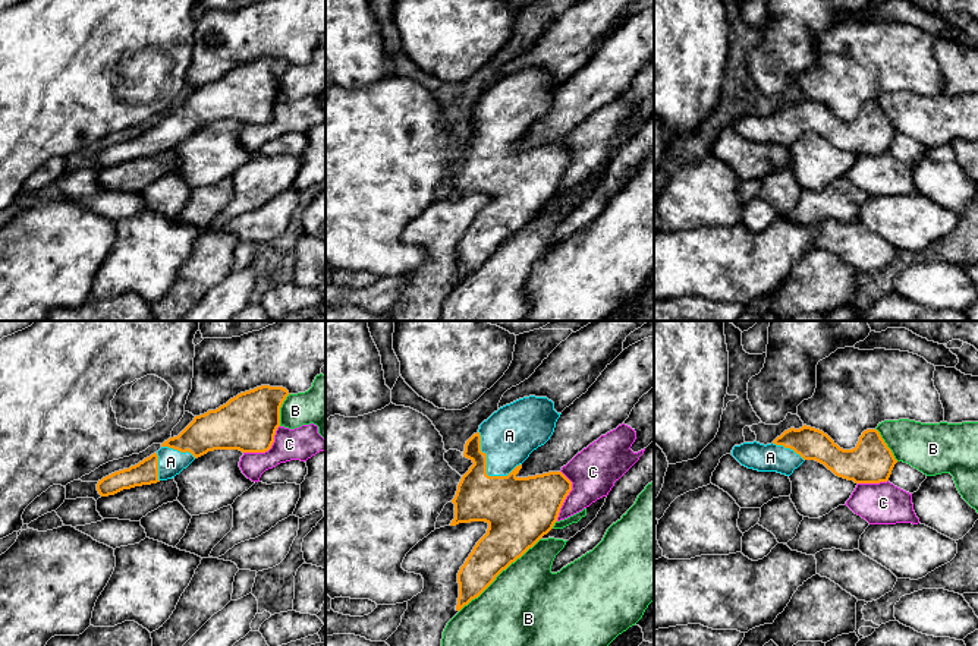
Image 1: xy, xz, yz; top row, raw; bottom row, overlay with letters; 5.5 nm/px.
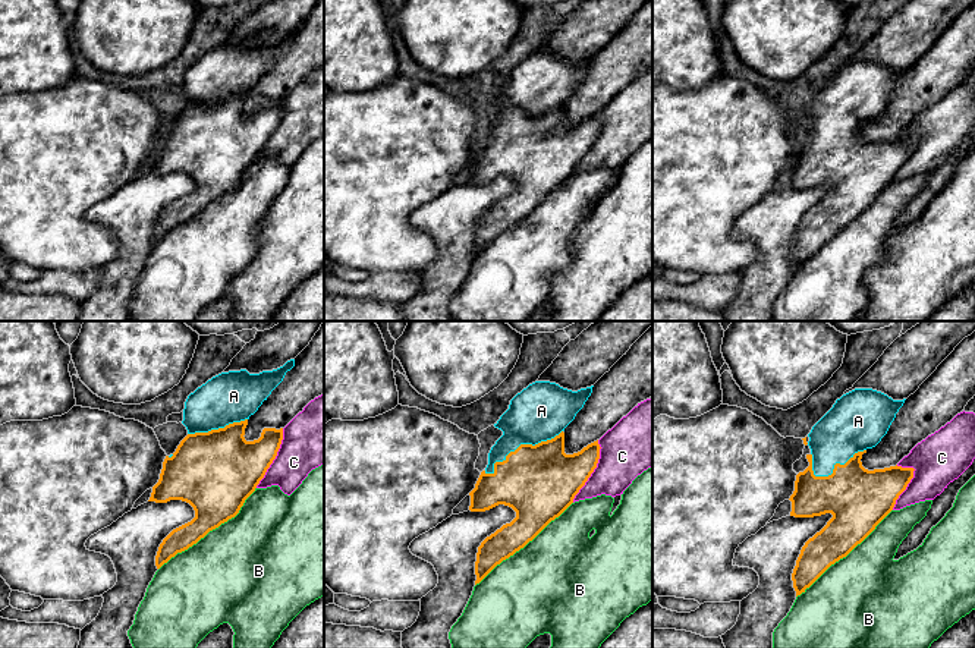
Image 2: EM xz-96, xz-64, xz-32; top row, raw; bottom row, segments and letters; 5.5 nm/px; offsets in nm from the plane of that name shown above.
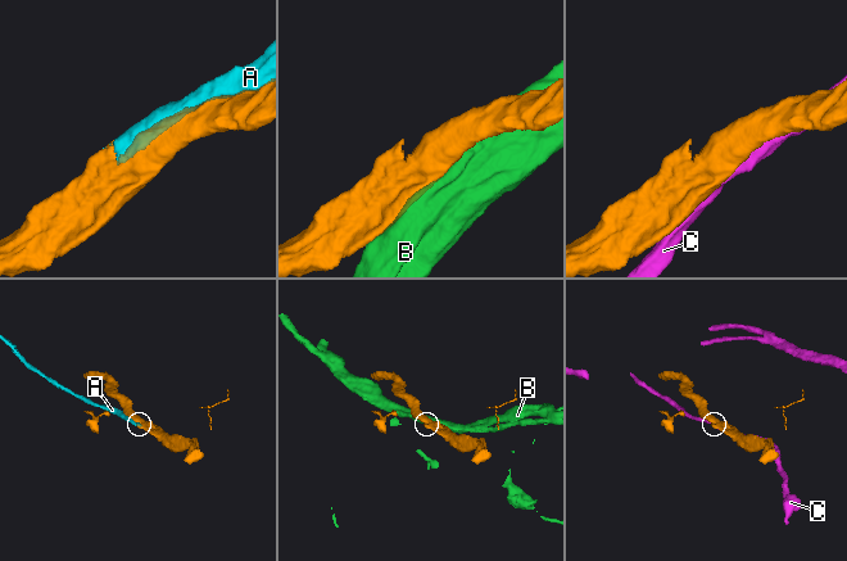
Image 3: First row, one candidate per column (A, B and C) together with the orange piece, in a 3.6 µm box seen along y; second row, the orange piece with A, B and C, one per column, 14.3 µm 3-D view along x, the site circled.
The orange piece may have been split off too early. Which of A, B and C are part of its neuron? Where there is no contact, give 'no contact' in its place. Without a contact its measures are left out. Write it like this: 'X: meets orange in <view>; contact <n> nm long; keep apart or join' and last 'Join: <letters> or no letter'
A: meets orange in xz; contact 300 nm long; join
B: meets orange in xz; contact 600 nm long; keep apart
C: meets orange in xz; contact 280 nm long; keep apart
Join: A

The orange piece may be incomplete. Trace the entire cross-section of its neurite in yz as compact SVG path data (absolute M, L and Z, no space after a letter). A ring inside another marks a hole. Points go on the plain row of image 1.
M806 97L784 103L767 117L757 113L735 117L732 127L748 141L786 148L805 132L815 132L855 155L887 154L897 135L877 101L864 103L855 120L843 122L827 105Z

